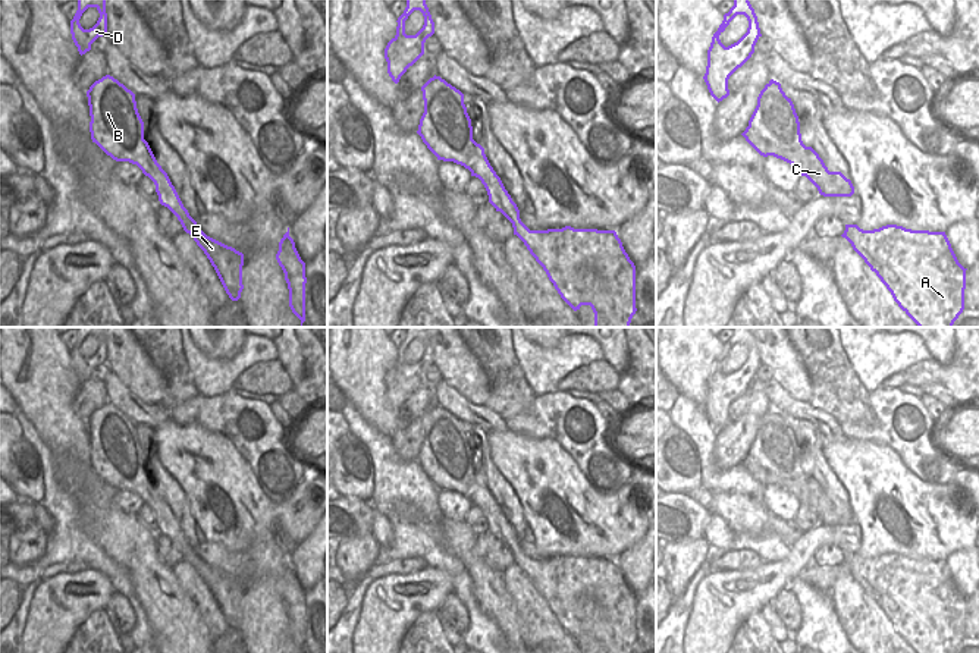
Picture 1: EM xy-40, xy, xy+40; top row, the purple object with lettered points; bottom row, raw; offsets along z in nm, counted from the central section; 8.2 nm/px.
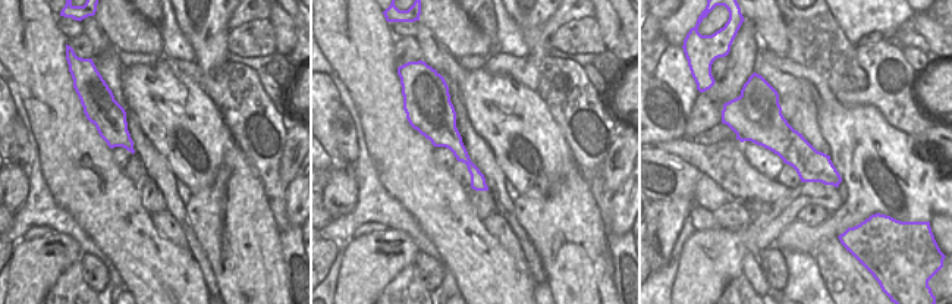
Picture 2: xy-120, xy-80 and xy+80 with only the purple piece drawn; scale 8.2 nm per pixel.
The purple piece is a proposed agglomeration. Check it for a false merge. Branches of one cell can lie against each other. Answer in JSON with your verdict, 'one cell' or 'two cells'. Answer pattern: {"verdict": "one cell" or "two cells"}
{"verdict": "two cells"}

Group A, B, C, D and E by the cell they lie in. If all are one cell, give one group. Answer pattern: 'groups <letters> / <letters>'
groups A B E / C D

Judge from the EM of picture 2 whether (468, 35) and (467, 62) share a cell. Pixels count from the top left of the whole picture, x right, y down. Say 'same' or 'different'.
different

